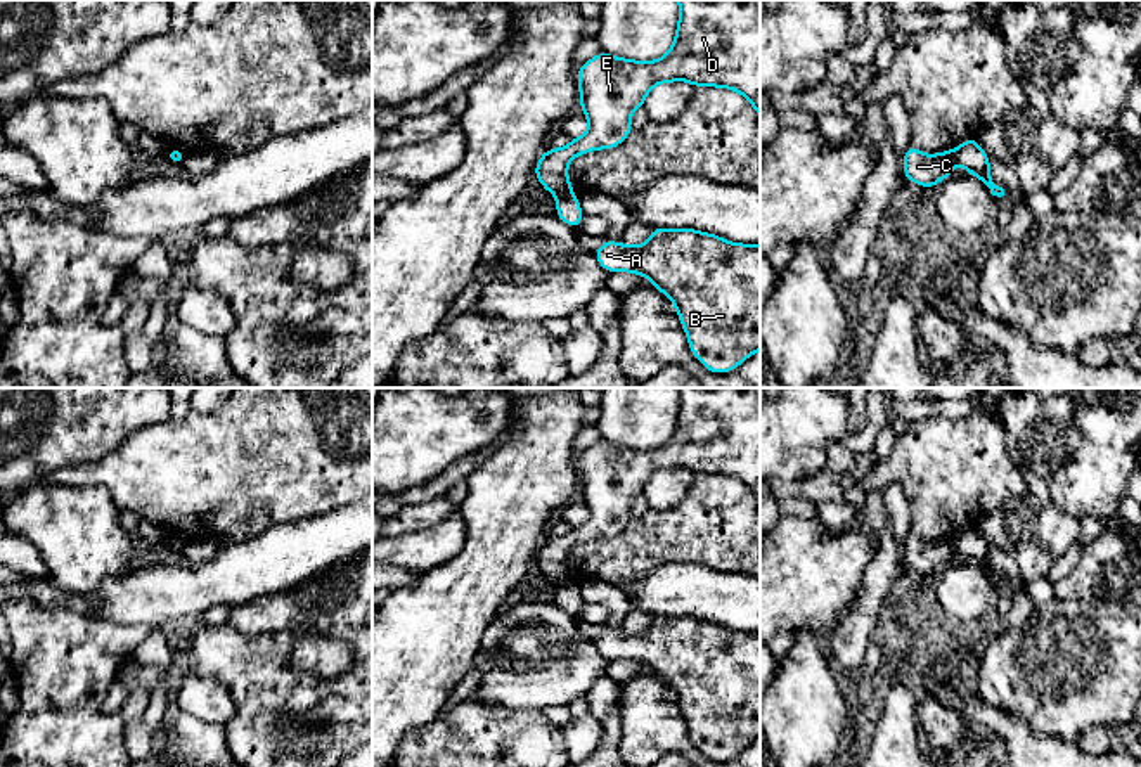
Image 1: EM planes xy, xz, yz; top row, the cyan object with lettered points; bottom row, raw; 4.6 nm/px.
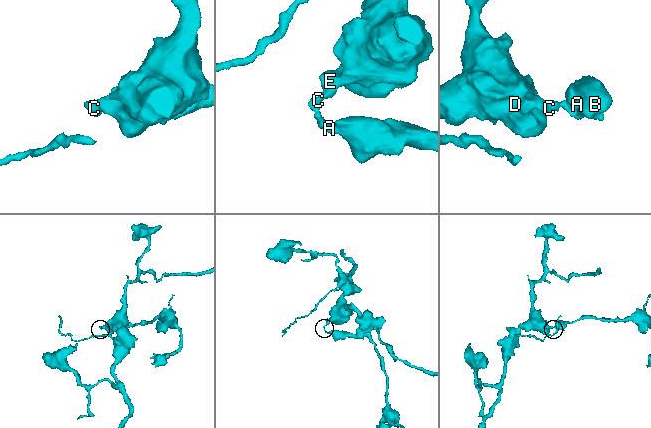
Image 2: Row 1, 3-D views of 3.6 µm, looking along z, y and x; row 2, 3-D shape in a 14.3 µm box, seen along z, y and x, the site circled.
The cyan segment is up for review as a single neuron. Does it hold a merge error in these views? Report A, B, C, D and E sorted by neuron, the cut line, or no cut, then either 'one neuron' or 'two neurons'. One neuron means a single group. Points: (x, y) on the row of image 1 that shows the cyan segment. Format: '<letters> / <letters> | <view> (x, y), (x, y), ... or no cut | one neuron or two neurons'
A B / C D E | xz (570, 193), (560, 198) | two neurons

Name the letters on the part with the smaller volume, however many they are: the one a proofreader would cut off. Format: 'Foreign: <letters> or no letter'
Foreign: A, B

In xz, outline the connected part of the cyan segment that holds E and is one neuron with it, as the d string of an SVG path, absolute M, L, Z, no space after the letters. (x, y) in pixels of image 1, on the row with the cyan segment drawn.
M677 0L679 24L672 48L653 62L611 57L606 52L587 61L578 71L580 107L590 128L571 139L563 149L547 149L535 166L535 177L552 196L571 194L566 177L571 158L613 149L632 132L630 113L644 106L644 99L656 83L684 80L694 87L724 87L745 95L760 118L760 0Z

